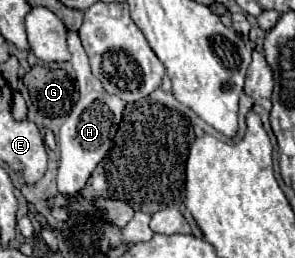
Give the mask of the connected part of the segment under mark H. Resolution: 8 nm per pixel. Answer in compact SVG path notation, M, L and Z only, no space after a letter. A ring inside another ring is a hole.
M67 32L67 44L69 44L71 64L77 74L77 86L81 96L79 96L79 102L71 108L65 124L59 130L59 150L61 150L59 162L61 164L59 164L56 181L59 193L68 195L69 198L76 198L79 190L85 186L91 176L93 168L103 160L103 156L111 148L125 104L115 94L109 94L99 82L99 78L93 76L87 62L87 54L81 46L77 32Z

